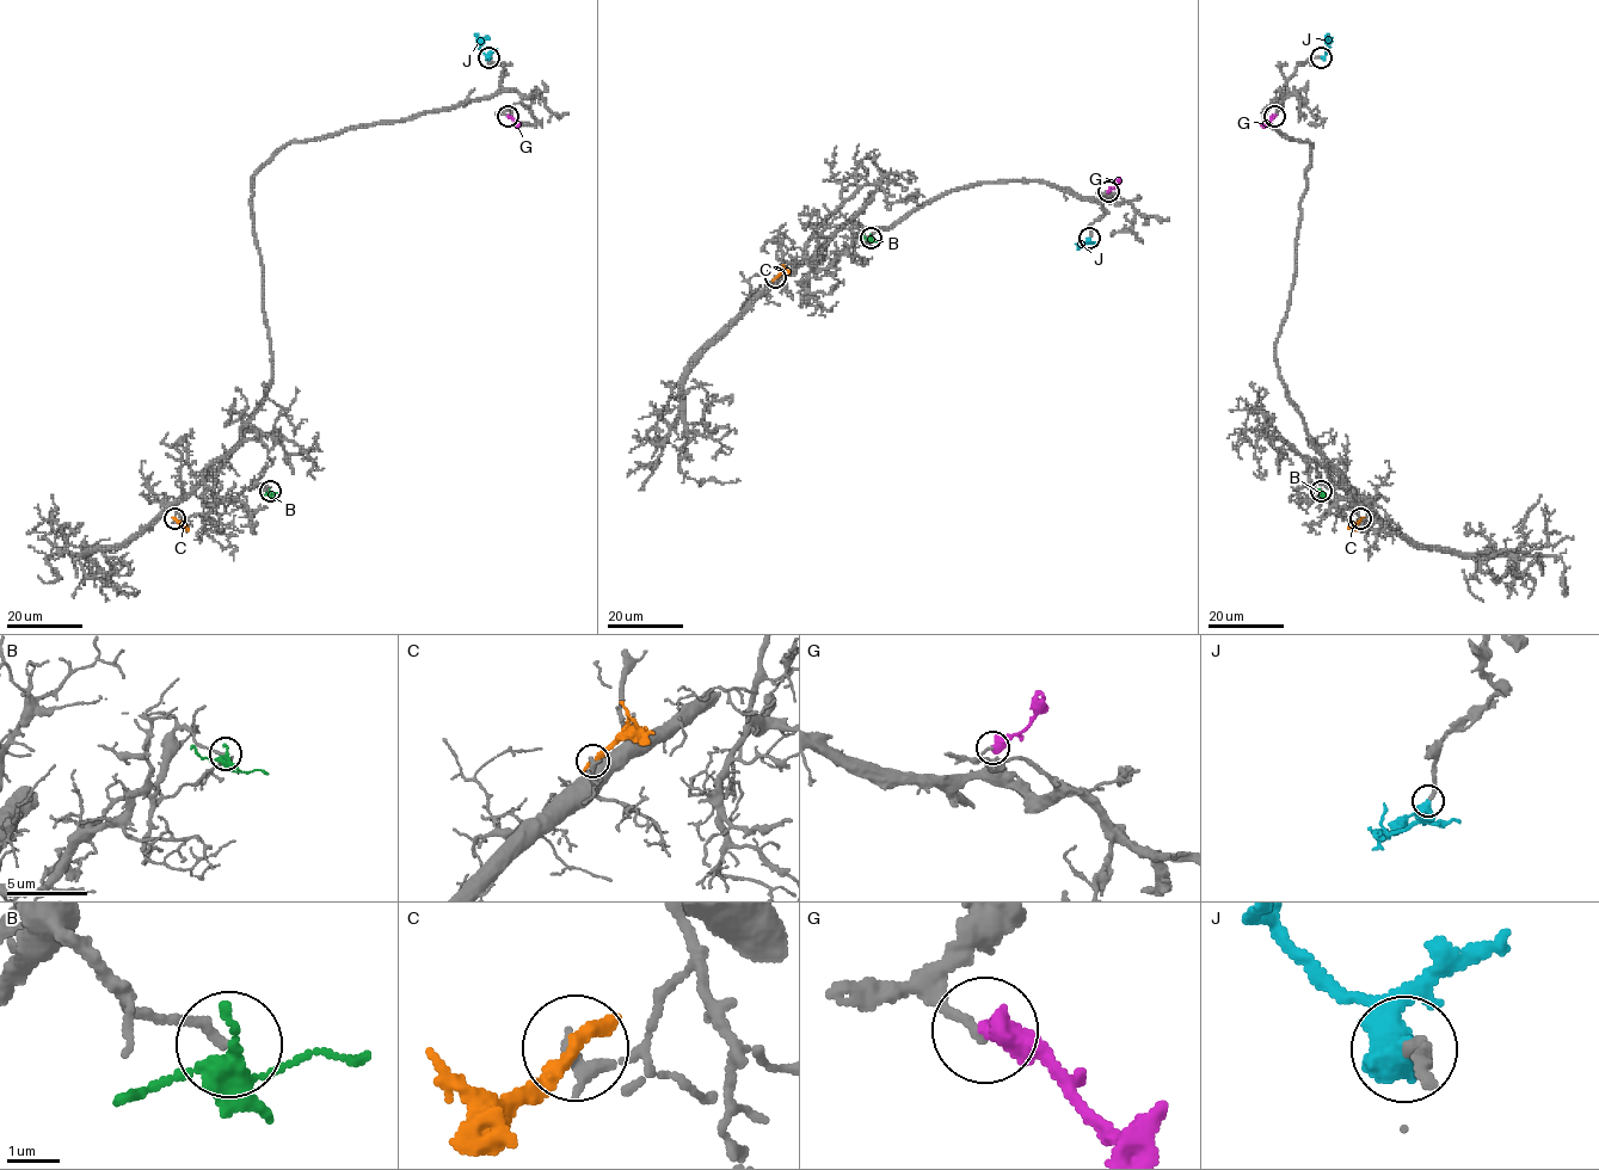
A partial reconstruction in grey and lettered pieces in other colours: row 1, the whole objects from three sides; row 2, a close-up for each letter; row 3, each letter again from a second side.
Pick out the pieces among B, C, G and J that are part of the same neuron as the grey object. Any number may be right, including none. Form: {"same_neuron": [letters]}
{"same_neuron": ["J"]}

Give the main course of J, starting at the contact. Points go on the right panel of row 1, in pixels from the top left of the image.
J: (1321, 57), (1327, 53), (1327, 34)

